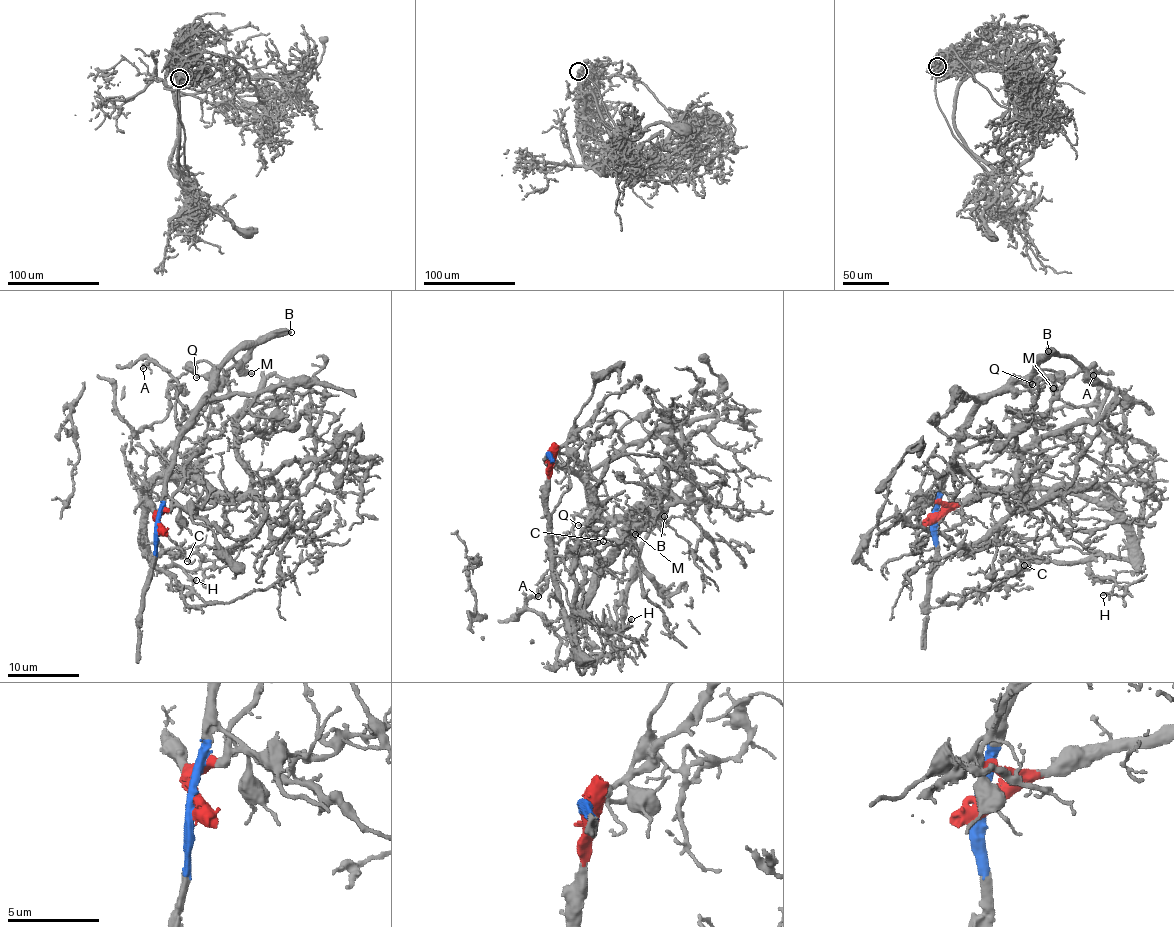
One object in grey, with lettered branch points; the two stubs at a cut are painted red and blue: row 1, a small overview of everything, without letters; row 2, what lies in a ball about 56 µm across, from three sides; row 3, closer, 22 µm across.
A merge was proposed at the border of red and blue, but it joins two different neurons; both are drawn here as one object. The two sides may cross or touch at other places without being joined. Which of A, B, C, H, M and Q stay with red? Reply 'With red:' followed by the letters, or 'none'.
With red: A, C, H

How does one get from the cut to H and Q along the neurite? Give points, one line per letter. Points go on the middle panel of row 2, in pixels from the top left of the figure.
H: (551, 454), (547, 503), (557, 599), (576, 647), (579, 651), (575, 615), (615, 632), (632, 618)
Q: (549, 454), (554, 464), (573, 472), (585, 484), (589, 514), (577, 526)

